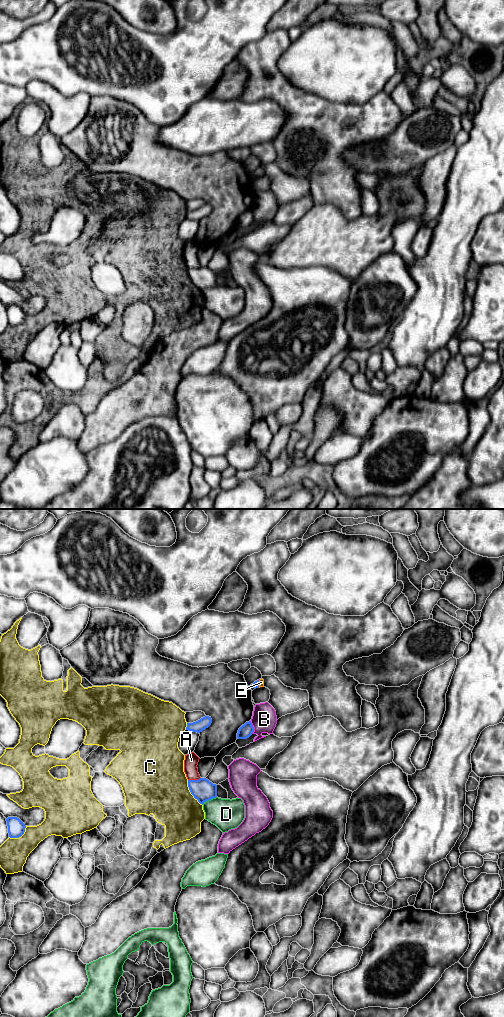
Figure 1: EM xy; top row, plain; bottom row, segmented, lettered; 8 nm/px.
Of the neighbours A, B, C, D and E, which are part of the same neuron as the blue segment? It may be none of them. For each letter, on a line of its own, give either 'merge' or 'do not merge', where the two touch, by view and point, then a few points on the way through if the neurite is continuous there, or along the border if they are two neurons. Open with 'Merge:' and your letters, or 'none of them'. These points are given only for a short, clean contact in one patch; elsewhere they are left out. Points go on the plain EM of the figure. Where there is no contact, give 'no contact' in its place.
Merge: none of them
A: do not merge; meets blue in xy at (194, 268)
B: do not merge; meets blue in xy at (253, 215); border along xy (250, 209), (253, 221)
C: do not merge; meets blue in xy at (191, 281)
D: do not merge; meets blue in xy at (209, 287)
E: do not merge; meets blue in xy at (257, 171); border along xy (260, 167), (258, 175)

